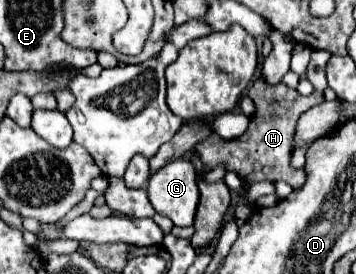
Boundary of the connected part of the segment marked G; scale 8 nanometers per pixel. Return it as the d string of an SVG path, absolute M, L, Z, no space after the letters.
M180 159L158 169L148 181L148 197L156 213L170 217L174 225L192 225L200 199L194 163Z

